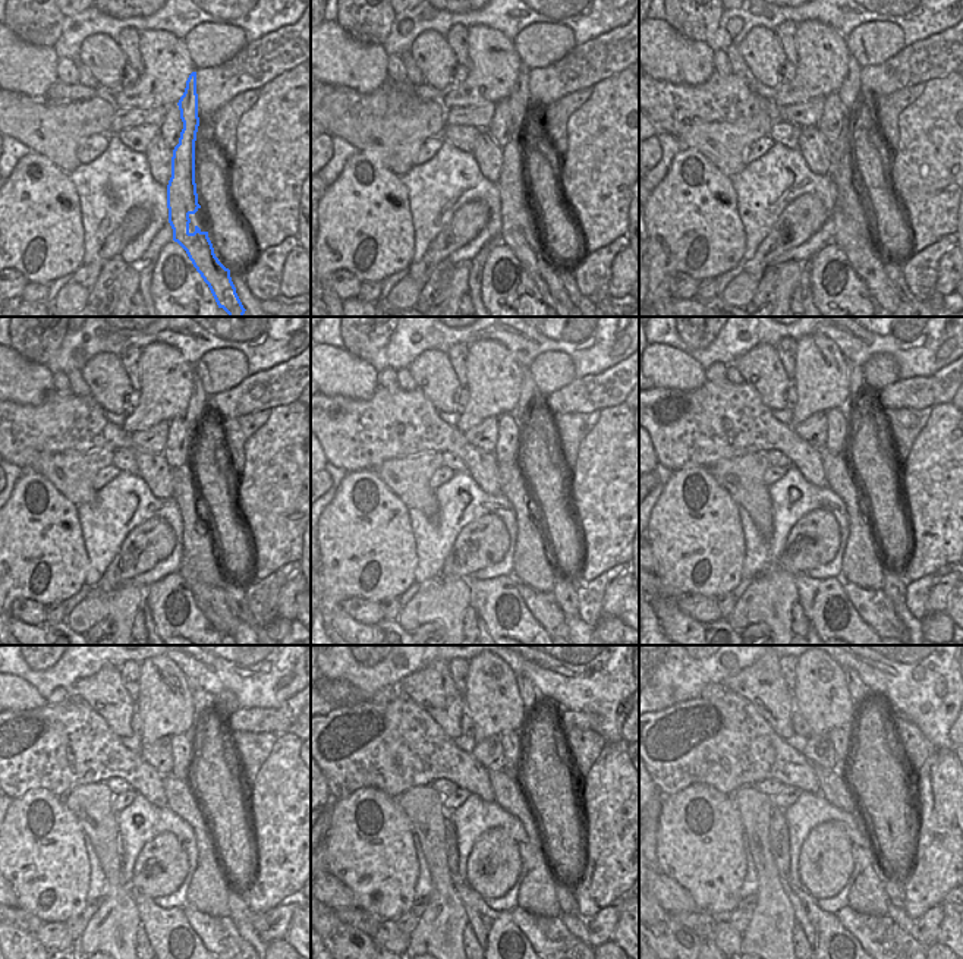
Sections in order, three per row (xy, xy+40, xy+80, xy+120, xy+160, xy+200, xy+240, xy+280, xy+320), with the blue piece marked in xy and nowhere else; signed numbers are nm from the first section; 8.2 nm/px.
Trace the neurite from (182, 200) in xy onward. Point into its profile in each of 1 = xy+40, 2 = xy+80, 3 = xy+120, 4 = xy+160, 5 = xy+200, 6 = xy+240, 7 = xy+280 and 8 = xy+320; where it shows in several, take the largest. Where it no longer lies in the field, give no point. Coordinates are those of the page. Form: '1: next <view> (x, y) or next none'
1: next xy+40 (540, 266)
2: next xy+80 (869, 269)
3: next xy+120 (216, 596)
4: next xy+160 (528, 392)
5: next xy+200 (856, 384)
6: next xy+240 (201, 700)
7: next xy+280 (529, 695)
8: next xy+320 (858, 689)

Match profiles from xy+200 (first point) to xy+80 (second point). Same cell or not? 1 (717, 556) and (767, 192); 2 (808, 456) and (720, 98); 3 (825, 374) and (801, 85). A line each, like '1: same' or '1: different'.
1: different
2: same
3: same

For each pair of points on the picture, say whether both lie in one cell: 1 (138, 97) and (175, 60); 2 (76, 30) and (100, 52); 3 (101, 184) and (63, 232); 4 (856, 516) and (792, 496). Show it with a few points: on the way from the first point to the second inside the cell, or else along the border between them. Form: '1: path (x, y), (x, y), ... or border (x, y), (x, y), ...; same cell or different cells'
1: path (147, 88), (166, 69); same cell
2: border (116, 40), (106, 34), (90, 34), (76, 60); different cells
3: border (68, 178), (78, 197), (82, 241), (85, 244); different cells
4: border (827, 486), (845, 505), (847, 516), (846, 549); different cells

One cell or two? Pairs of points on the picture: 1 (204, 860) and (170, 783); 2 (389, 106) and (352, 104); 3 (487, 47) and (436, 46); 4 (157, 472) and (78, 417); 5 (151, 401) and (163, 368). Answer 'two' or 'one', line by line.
1: one
2: one
3: two
4: one
5: one

